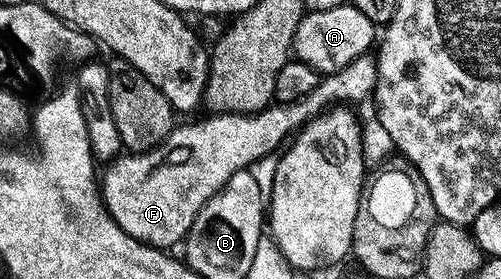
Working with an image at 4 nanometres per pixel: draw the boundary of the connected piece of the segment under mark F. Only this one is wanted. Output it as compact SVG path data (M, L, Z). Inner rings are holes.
M367 54L339 72L323 75L316 90L294 104L274 102L260 112L214 114L203 124L177 125L166 139L167 146L180 149L171 160L156 165L153 153L130 152L115 157L105 167L105 172L103 169L100 185L106 211L132 238L151 248L173 249L173 244L181 245L190 235L190 227L200 209L222 189L232 174L249 169L258 159L277 153L302 125L331 105L369 97L377 82L378 61Z

